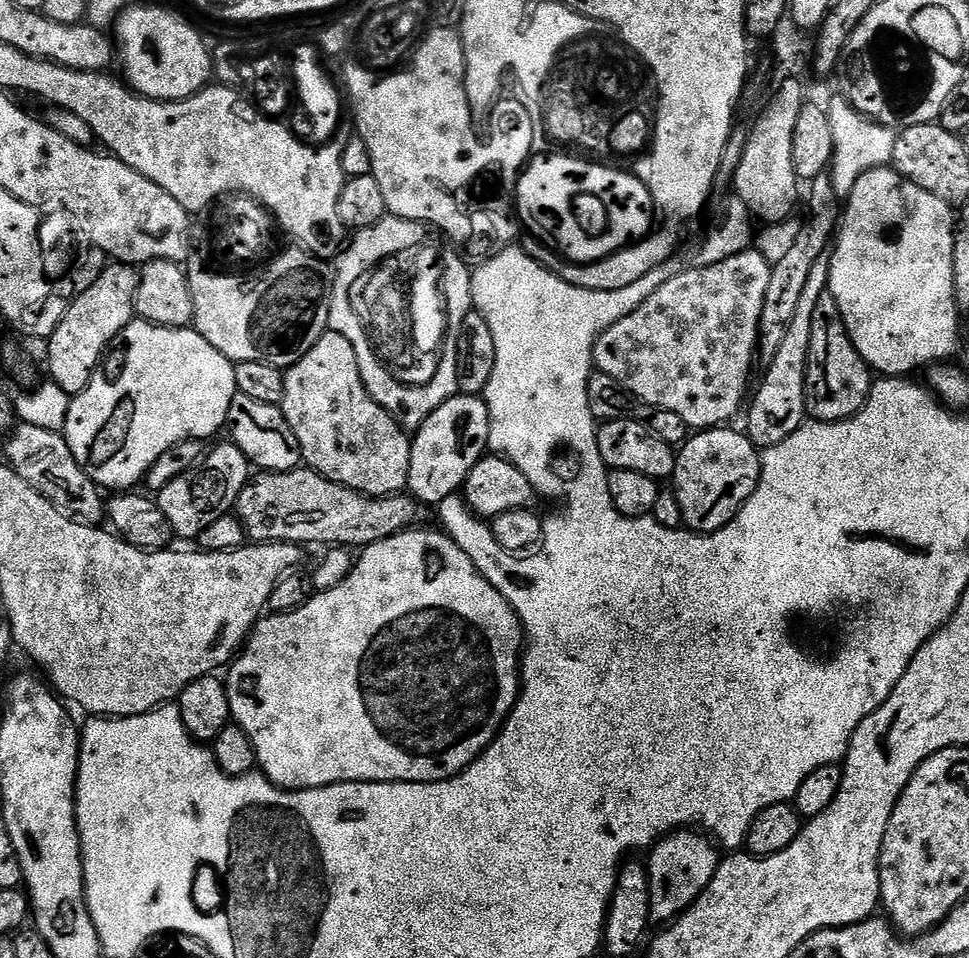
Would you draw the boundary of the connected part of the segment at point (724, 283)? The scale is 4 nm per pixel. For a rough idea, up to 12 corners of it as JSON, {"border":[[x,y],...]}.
{"border":[[758,250],[658,286],[595,371],[689,429],[749,395],[772,265]]}

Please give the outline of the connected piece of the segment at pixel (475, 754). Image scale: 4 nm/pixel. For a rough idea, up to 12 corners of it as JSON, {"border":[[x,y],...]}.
{"border":[[447,534],[257,620],[232,720],[285,790],[433,784],[520,697]]}

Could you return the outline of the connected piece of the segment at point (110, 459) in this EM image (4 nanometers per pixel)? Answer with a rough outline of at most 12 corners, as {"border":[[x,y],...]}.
{"border":[[125,326],[62,433],[104,490],[227,425],[236,364],[195,327]]}

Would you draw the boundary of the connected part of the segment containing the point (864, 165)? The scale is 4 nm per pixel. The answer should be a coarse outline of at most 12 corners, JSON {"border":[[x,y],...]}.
{"border":[[847,99],[827,105],[830,175],[846,198],[858,178],[891,165],[897,129]]}

